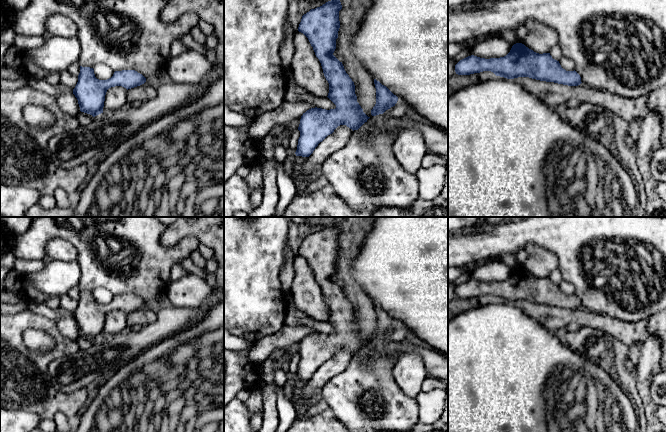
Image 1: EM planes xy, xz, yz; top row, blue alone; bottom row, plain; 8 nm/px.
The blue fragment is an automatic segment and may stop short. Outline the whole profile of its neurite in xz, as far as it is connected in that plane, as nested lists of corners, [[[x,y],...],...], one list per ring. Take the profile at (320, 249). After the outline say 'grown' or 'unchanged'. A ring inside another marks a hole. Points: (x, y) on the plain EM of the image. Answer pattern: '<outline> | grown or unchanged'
[[[339,223],[326,226],[320,231],[311,233],[302,240],[298,255],[303,257],[309,264],[316,281],[319,283],[324,300],[329,307],[328,322],[336,329],[335,333],[311,332],[307,334],[300,343],[296,380],[309,381],[320,366],[340,349],[346,349],[350,353],[358,354],[370,342],[364,336],[355,318],[355,309],[346,297],[342,286],[334,279],[336,273],[336,263],[340,252],[339,235],[342,229]]] | unchanged

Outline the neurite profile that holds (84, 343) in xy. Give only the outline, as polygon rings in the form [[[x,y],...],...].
[[[79,336],[76,339],[76,342],[80,348],[80,350],[87,350],[93,345],[93,340],[84,336]]]

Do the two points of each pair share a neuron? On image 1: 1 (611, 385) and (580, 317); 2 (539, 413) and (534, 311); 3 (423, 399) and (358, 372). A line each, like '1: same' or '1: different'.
1: different
2: different
3: different

